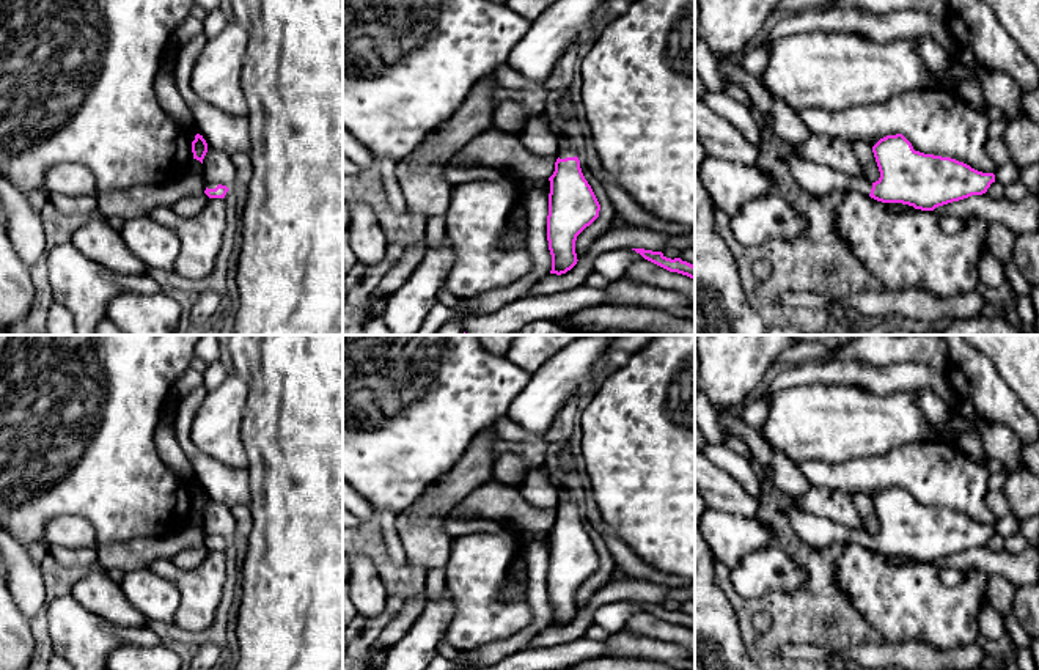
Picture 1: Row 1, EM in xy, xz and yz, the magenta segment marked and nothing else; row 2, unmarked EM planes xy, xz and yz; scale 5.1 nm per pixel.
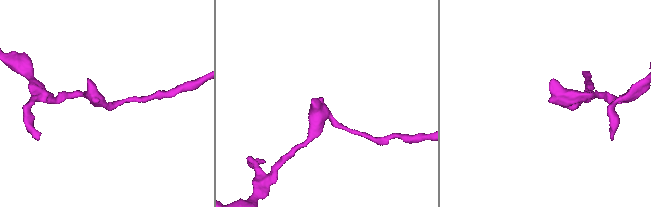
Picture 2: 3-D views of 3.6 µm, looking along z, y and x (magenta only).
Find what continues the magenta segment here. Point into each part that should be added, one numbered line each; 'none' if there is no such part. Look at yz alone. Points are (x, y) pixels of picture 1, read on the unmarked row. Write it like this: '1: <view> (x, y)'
1: yz (815, 530)

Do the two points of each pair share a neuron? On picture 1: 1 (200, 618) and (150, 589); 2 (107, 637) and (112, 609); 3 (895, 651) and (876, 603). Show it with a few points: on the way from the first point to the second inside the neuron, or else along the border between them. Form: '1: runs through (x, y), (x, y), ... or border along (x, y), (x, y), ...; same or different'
1: border along (157, 574), (179, 593), (172, 622); different
2: border along (79, 604), (115, 625), (145, 626); different
3: border along (885, 640), (923, 640), (929, 644); different

